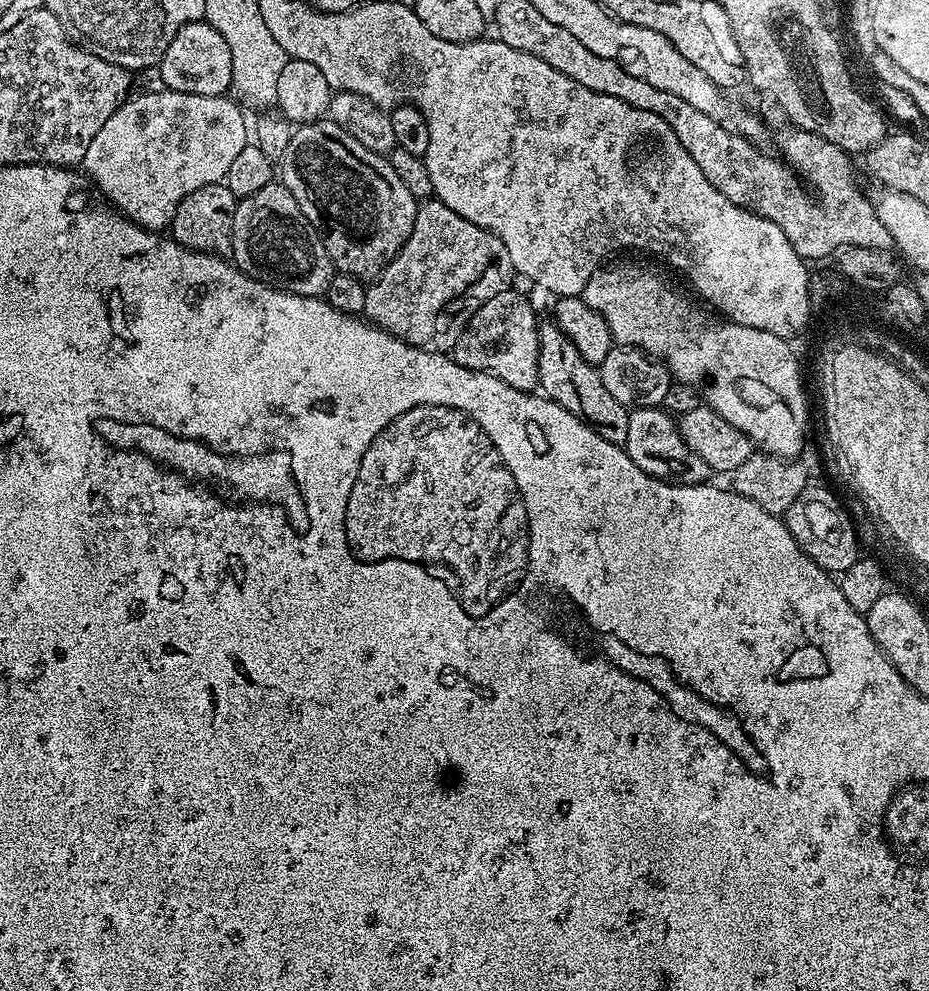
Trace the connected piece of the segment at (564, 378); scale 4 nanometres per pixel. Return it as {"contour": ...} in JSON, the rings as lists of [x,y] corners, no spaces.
{"contour":[[[554,322],[540,324],[538,342],[539,391],[558,406],[570,410],[570,414],[574,414],[579,420],[586,421],[595,432],[602,434],[602,438],[606,438],[606,442],[623,446],[626,442],[626,429],[630,426],[630,410],[622,406],[618,398],[613,398],[610,390],[606,390],[599,367],[586,362],[586,358],[578,354],[574,342],[570,342],[570,338],[566,338],[566,334],[562,334],[562,330]]]}

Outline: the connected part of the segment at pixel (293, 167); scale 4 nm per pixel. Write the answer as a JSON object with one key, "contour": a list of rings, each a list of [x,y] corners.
{"contour":[[[327,118],[316,120],[310,124],[301,124],[291,133],[284,160],[278,164],[278,176],[282,183],[288,187],[290,194],[294,194],[294,202],[298,202],[298,206],[302,206],[302,214],[306,214],[306,218],[322,238],[322,242],[326,246],[326,254],[330,254],[333,269],[337,273],[357,278],[365,278],[364,276],[375,278],[379,276],[384,267],[396,257],[400,247],[406,242],[406,238],[410,238],[410,230],[414,230],[414,218],[416,217],[418,201],[415,196],[410,194],[410,190],[406,190],[406,182],[402,182],[402,178],[398,178],[398,174],[394,174],[394,166],[390,166],[387,155],[374,150],[366,150],[366,146],[362,146],[362,142],[358,142],[346,130],[342,130],[340,124],[336,124]]]}

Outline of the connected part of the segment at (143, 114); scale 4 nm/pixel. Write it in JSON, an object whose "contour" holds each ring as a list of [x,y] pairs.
{"contour":[[[159,91],[133,95],[118,111],[110,114],[102,130],[94,134],[82,165],[88,179],[117,212],[150,232],[160,232],[171,225],[178,202],[182,202],[186,194],[202,190],[202,186],[221,183],[230,170],[230,162],[234,162],[250,142],[250,124],[244,121],[245,109],[235,99],[228,100],[227,95],[203,97],[202,94]]]}

